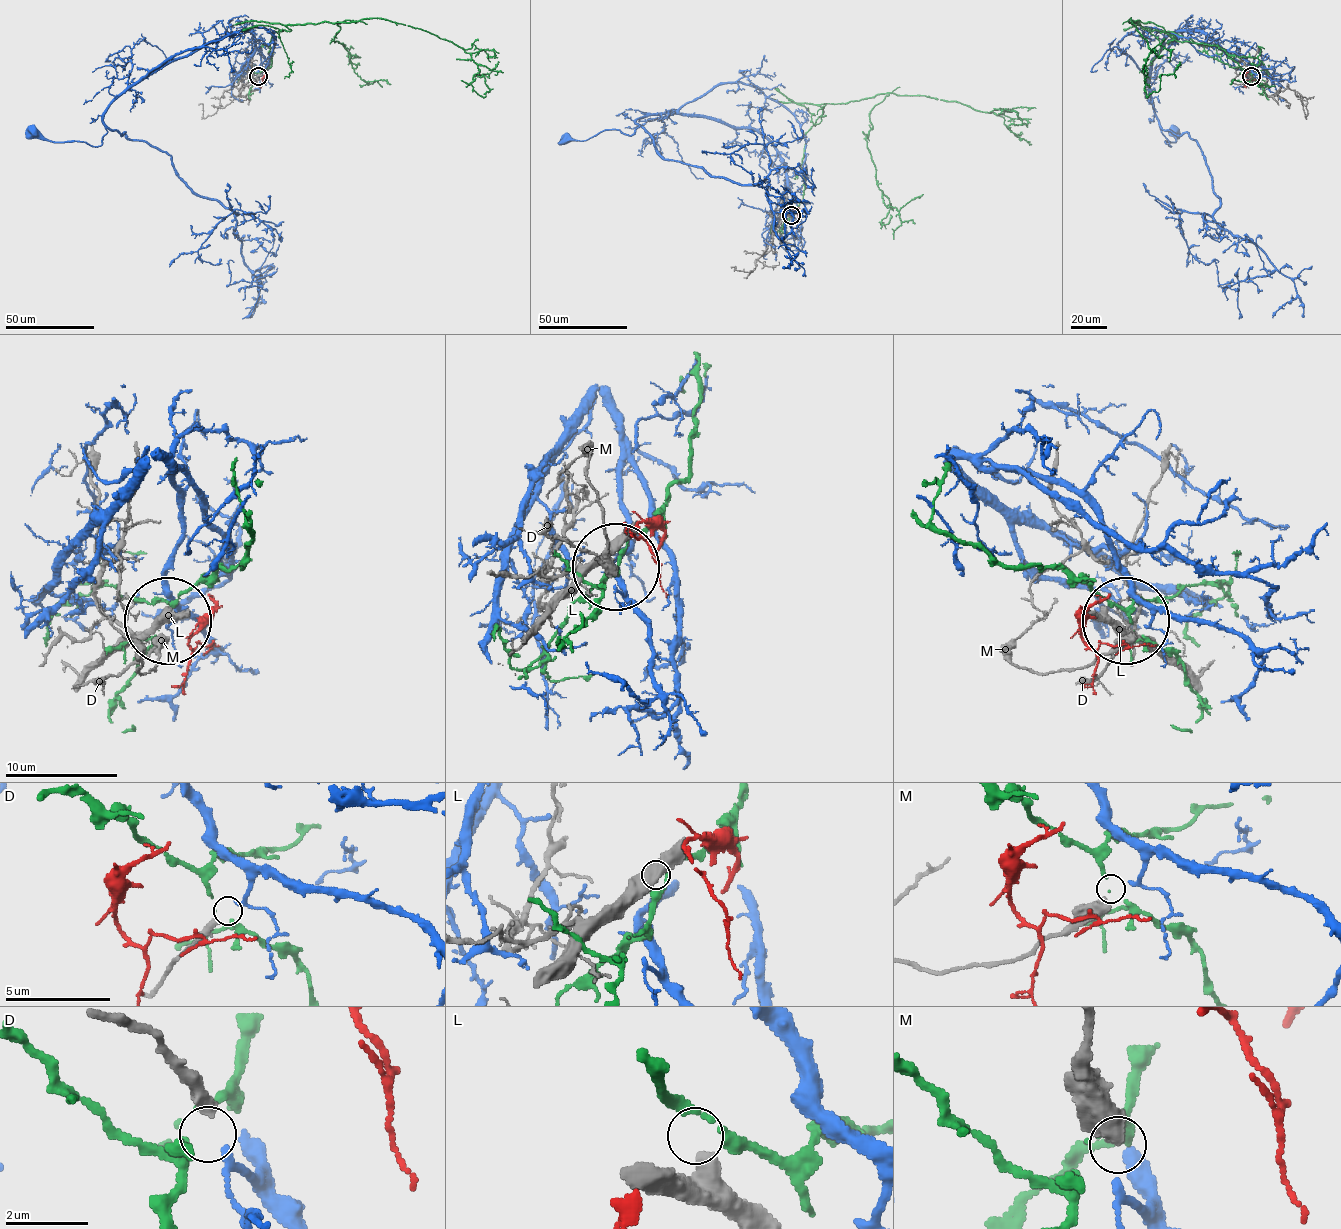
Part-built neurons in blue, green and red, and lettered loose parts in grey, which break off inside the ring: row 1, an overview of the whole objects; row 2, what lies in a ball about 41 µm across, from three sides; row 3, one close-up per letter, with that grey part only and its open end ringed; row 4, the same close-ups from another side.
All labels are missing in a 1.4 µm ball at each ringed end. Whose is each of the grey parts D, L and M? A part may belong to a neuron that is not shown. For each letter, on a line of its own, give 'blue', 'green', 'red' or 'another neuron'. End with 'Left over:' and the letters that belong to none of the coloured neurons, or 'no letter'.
D: blue
L: another neuron
M: another neuron
Left over: L, M

